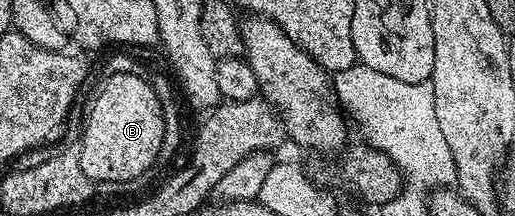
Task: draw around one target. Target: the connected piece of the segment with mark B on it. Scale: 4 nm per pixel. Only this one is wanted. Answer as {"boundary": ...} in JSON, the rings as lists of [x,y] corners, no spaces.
{"boundary":[[[110,73],[101,86],[93,107],[89,110],[89,119],[85,122],[85,135],[81,138],[79,157],[83,172],[94,184],[101,182],[133,182],[141,178],[149,169],[157,166],[160,144],[163,142],[164,116],[159,97],[148,77],[124,73]]]}

